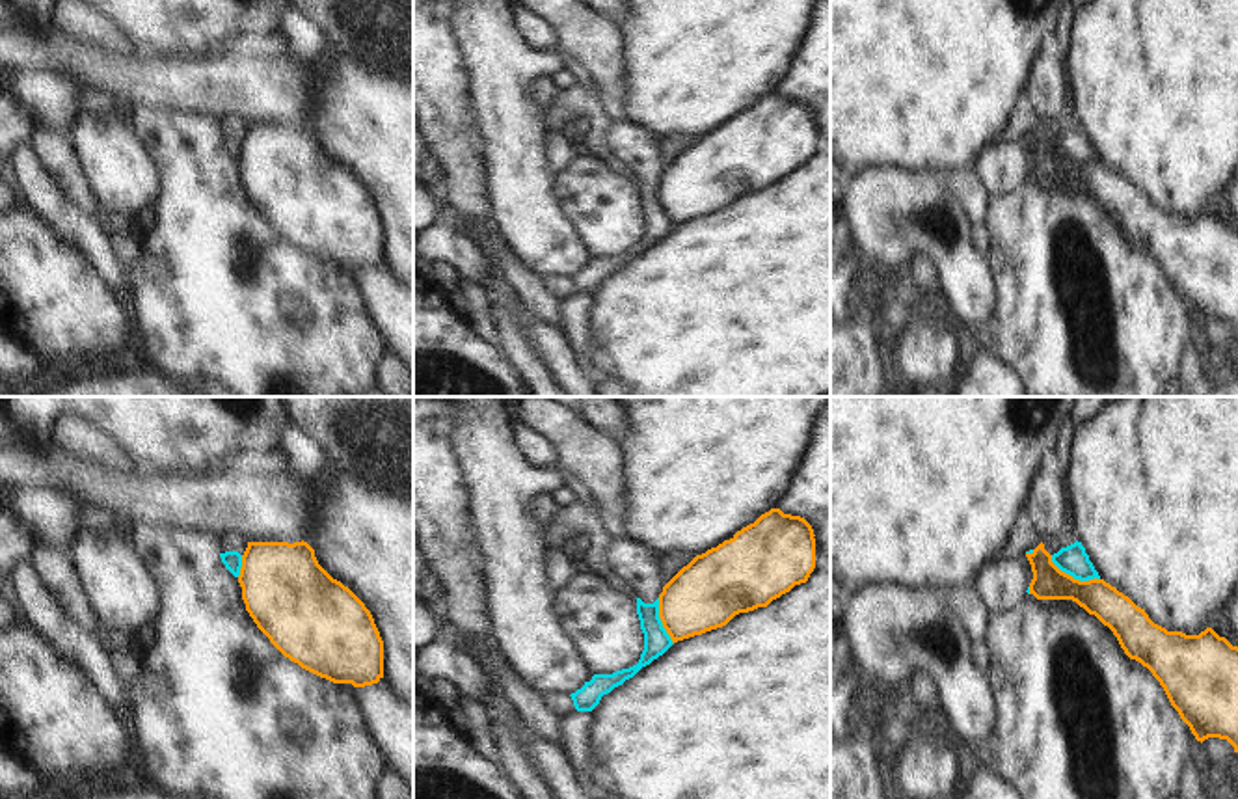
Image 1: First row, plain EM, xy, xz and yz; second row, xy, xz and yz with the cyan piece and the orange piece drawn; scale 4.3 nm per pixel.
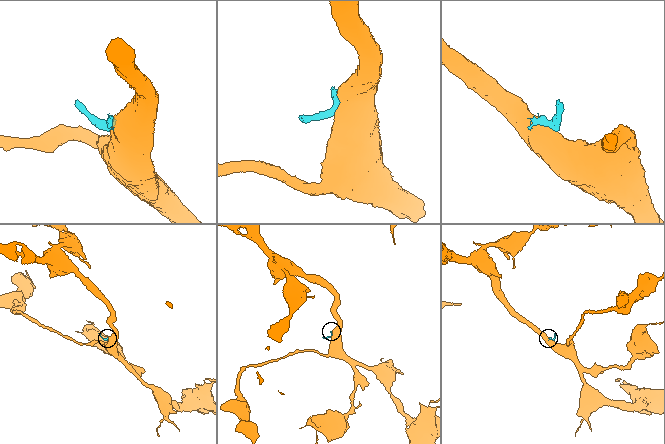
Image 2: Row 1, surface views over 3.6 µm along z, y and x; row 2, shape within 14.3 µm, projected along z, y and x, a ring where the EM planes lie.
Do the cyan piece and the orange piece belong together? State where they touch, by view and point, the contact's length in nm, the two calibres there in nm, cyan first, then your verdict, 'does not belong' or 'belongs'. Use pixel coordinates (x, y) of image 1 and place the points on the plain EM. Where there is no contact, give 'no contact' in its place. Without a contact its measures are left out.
yz (1073, 159) | 240 nm | 130/160 nm | does not belong

